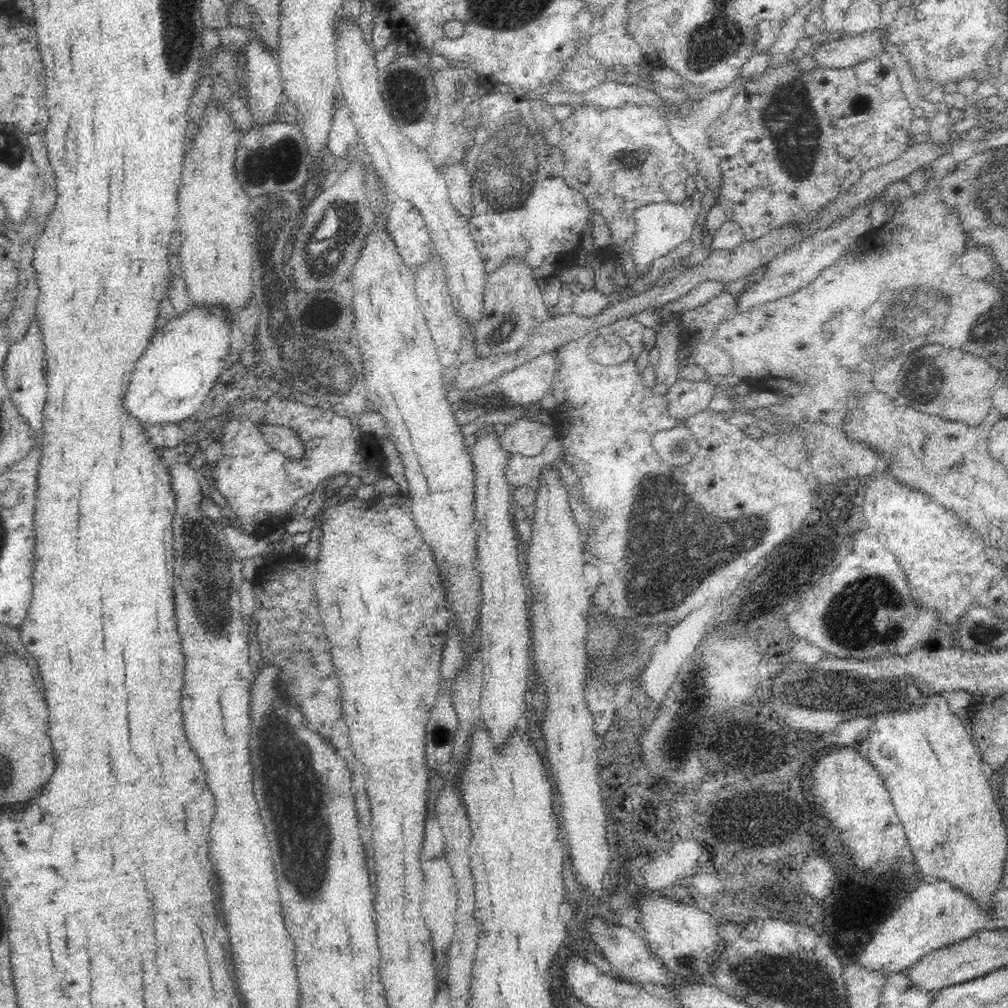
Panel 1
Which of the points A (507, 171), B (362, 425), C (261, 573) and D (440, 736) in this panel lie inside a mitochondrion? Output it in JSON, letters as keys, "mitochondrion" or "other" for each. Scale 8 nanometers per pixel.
{"A":"mitochondrion","B":"other","C":"other","D":"other"}

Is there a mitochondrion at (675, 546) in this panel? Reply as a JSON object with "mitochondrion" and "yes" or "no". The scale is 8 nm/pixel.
{"mitochondrion":"yes"}

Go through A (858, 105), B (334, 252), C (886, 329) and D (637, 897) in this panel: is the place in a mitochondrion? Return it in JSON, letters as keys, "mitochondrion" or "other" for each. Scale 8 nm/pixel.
{"A":"mitochondrion","B":"mitochondrion","C":"mitochondrion","D":"other"}

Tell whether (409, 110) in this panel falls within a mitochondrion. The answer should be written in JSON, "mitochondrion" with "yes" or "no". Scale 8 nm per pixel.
{"mitochondrion":"yes"}

